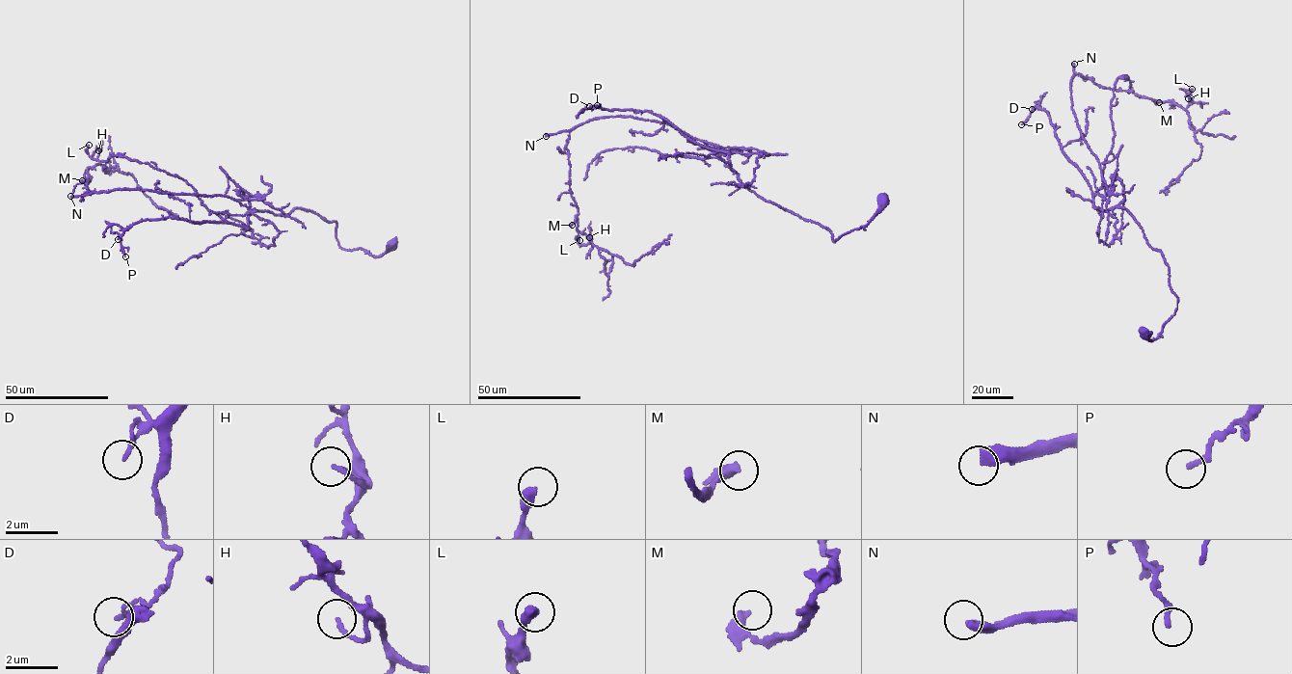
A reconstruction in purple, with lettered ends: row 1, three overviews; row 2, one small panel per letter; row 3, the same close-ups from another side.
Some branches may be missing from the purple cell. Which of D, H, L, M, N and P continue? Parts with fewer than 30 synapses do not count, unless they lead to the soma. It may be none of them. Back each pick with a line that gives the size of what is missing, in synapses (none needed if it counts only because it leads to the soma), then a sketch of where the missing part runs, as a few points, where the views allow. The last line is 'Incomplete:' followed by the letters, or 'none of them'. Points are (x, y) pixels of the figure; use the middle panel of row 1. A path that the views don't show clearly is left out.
N: 300 syn
Incomplete: N

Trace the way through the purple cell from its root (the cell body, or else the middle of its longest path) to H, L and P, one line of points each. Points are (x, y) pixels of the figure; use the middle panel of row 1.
H: (883, 199), (834, 241), (745, 187), (719, 156), (740, 147), (598, 118), (566, 146), (577, 230), (589, 237)
L: (883, 199), (834, 241), (745, 187), (719, 156), (740, 147), (598, 118), (566, 146), (591, 242), (579, 240)
P: (883, 199), (866, 225), (834, 241), (825, 228), (745, 187), (726, 152), (649, 111), (597, 105)

